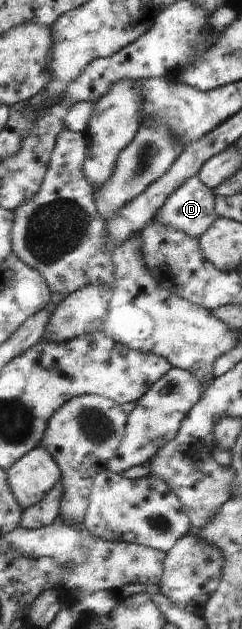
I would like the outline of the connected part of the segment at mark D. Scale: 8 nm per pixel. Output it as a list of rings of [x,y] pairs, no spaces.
[[[194,175],[169,194],[153,221],[200,238],[218,218],[214,201],[212,190]]]

